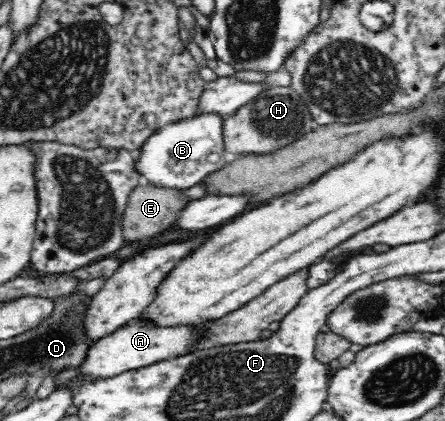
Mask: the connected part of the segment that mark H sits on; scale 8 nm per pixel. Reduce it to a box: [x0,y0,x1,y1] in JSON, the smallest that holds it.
[222,86,315,155]

